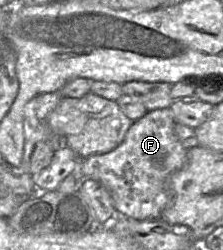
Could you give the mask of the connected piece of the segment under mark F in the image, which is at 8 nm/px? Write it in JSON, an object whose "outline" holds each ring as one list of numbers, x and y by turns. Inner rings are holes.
{"outline":[[169,107,147,112,145,116,133,122,119,146,108,153,81,159,77,171,82,179,94,179,109,191,117,214,136,220,159,219,168,202,167,179,172,173,180,170,187,159,187,149,174,132,175,123]]}

